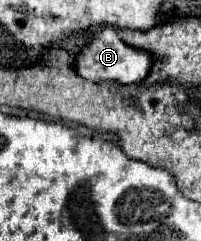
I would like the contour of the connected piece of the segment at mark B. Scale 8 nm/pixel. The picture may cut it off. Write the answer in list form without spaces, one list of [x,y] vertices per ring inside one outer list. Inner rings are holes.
[[[110,27],[98,31],[80,51],[80,55],[74,61],[74,71],[82,77],[82,79],[90,79],[90,81],[116,81],[120,85],[134,85],[134,83],[142,83],[144,77],[150,71],[150,51],[142,51],[142,49],[134,49],[128,43],[124,43],[118,33]]]

